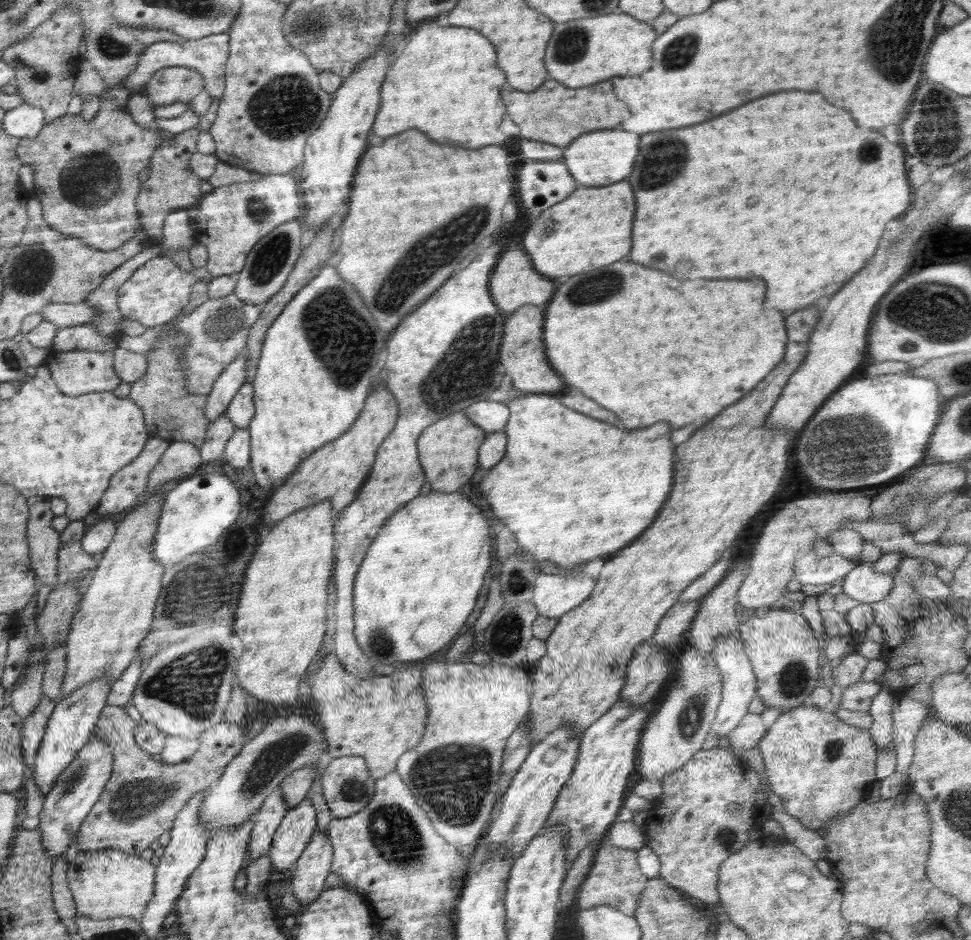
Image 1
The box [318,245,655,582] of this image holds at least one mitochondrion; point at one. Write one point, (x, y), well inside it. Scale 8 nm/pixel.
(465, 371)

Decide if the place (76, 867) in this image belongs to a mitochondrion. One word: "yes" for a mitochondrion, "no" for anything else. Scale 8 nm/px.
no

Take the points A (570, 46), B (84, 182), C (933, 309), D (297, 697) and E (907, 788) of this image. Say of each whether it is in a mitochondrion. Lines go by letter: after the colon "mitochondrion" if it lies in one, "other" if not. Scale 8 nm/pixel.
A: mitochondrion
B: mitochondrion
C: mitochondrion
D: other
E: other

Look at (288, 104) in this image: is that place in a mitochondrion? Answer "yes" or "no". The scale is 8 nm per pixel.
yes

